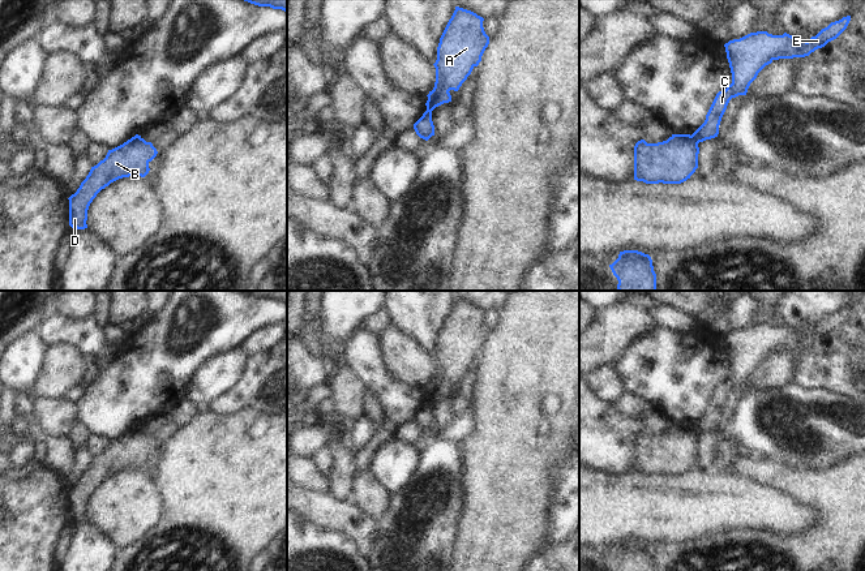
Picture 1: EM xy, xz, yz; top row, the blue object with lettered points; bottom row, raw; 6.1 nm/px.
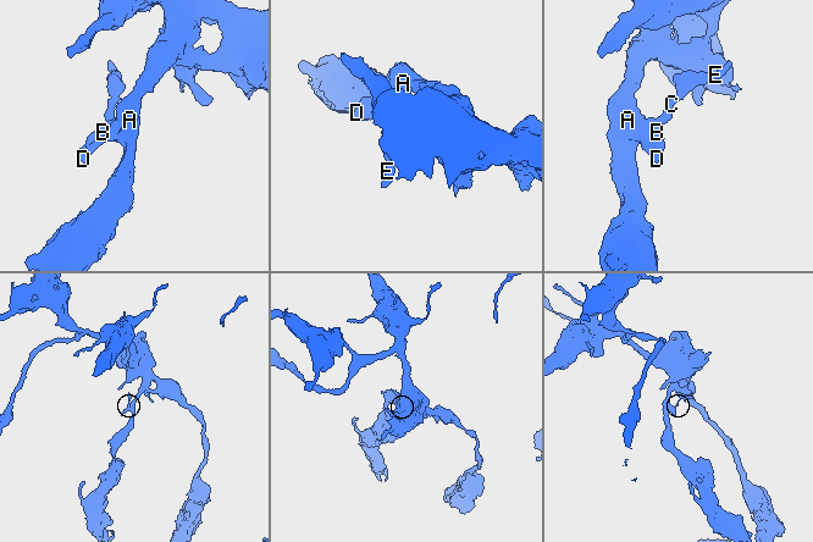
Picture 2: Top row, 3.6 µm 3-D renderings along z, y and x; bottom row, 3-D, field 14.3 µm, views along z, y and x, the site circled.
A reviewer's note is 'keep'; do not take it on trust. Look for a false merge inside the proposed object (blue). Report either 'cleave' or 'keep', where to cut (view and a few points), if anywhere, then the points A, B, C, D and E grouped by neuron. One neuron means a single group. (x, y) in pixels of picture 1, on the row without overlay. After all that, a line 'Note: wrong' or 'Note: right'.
cleave; cut in yz along (690, 428), (698, 434); A B D / C E
Note: wrong

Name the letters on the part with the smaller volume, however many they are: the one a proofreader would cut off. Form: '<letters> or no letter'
C, E

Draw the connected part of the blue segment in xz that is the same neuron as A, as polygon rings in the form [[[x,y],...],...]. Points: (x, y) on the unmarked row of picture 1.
[[[455,299],[437,339],[436,374],[425,395],[427,403],[451,394],[450,382],[458,383],[479,357],[489,329],[483,319],[484,310]]]

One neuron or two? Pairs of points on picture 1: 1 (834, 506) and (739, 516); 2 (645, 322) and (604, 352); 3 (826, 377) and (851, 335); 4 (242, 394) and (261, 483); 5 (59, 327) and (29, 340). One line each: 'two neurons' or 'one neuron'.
1: two neurons
2: one neuron
3: one neuron
4: two neurons
5: two neurons

